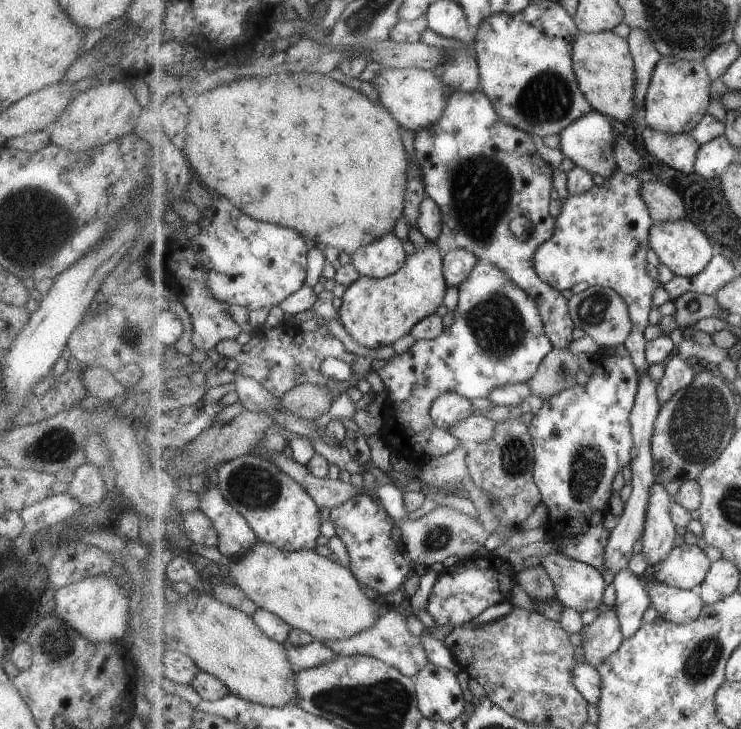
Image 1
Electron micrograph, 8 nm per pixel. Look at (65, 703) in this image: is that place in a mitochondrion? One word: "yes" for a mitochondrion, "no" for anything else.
no

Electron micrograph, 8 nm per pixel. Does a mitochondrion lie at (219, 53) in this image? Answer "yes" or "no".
no

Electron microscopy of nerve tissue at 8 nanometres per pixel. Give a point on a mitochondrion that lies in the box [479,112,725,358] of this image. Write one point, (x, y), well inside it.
(592, 310)

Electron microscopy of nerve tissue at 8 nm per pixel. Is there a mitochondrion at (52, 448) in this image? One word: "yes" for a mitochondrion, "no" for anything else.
yes

